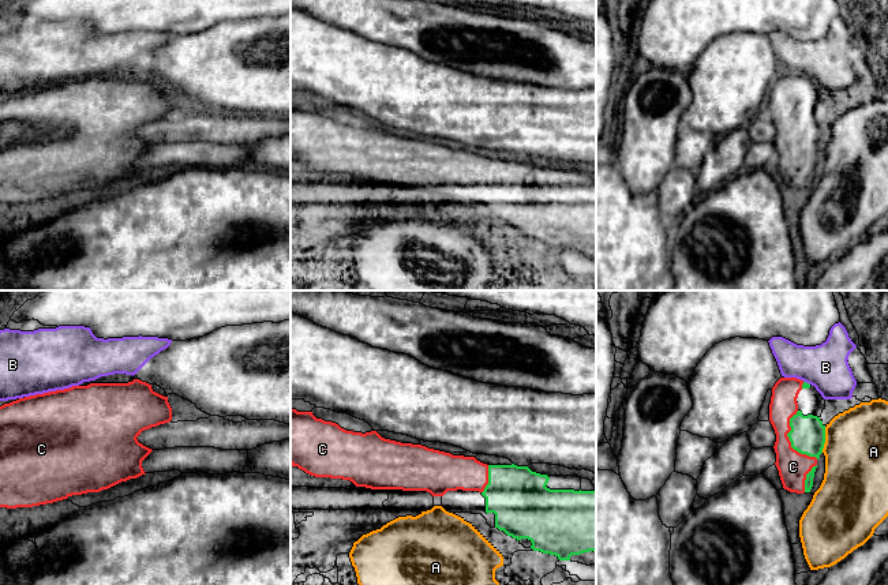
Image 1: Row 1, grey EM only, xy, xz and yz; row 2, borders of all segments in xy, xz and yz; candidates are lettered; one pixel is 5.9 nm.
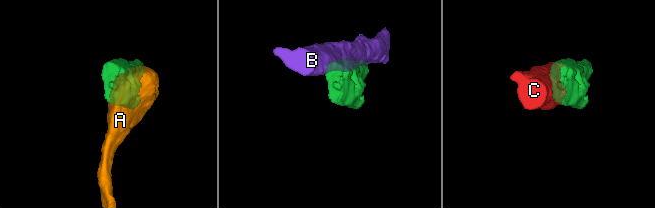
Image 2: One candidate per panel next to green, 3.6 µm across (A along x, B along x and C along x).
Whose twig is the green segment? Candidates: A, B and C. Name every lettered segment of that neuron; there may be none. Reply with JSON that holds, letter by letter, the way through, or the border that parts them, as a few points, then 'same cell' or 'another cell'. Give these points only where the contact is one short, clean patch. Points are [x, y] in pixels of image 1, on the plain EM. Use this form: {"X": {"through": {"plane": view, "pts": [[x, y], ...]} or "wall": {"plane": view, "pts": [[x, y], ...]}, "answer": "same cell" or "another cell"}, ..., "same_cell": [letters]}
{"A": {"answer": "another cell"}, "B": {"answer": "another cell"}, "C": {"answer": "same cell"}, "same_cell": ["C"]}

